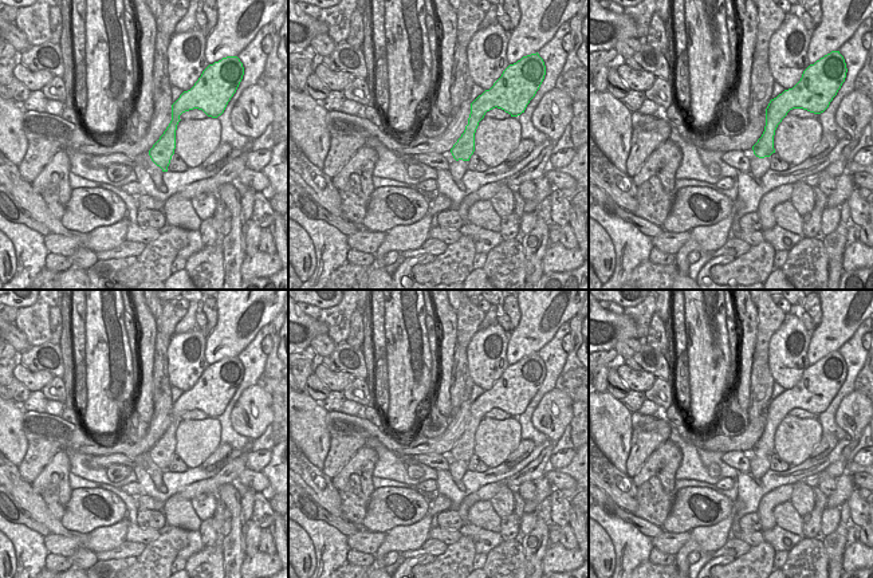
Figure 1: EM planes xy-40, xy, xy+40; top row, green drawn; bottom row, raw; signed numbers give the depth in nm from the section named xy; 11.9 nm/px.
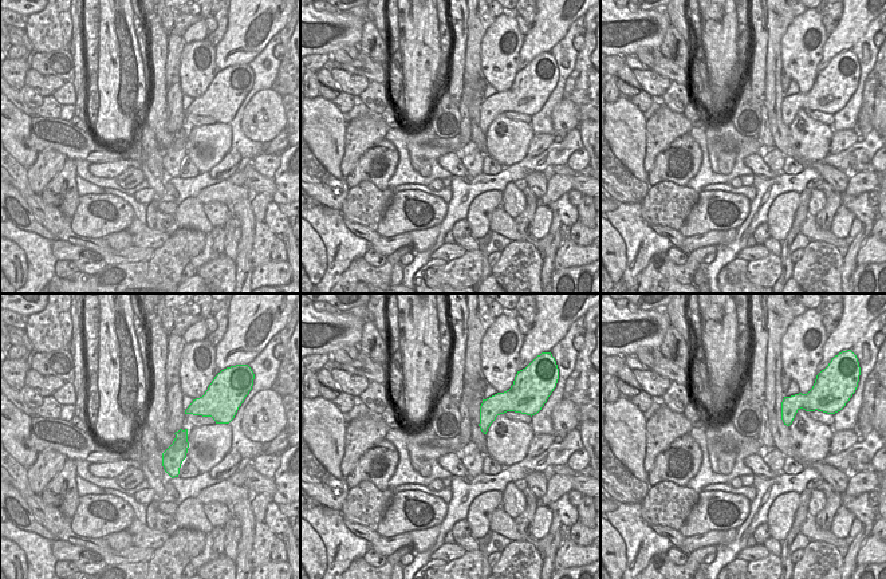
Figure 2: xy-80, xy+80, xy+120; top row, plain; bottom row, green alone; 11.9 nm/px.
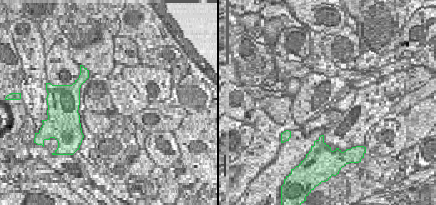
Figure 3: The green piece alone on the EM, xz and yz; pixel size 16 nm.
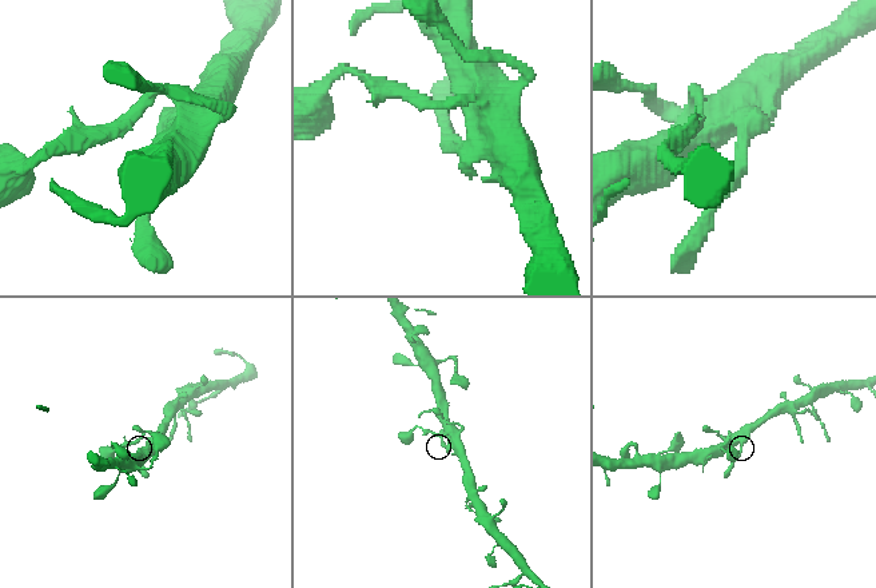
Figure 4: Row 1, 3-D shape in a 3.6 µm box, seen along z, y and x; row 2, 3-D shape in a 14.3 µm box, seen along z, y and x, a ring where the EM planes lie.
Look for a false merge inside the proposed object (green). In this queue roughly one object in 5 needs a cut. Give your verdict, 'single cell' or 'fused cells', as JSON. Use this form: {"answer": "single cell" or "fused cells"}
{"answer": "fused cells"}

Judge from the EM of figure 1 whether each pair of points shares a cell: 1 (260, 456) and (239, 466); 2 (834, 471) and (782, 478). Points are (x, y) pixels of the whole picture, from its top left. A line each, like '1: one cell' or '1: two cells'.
1: two cells
2: two cells

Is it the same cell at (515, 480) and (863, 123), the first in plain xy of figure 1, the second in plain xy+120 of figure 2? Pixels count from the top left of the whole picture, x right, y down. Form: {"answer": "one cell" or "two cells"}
{"answer": "one cell"}

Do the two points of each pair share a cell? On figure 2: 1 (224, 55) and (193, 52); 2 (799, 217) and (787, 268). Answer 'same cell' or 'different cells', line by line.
1: different cells
2: same cell

